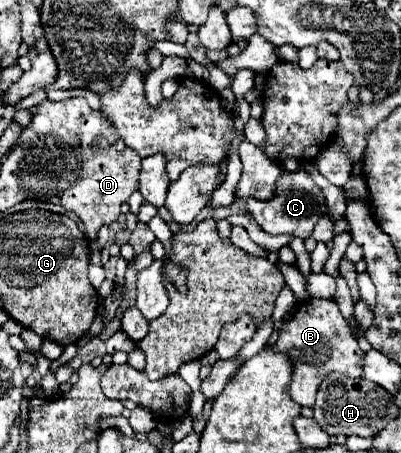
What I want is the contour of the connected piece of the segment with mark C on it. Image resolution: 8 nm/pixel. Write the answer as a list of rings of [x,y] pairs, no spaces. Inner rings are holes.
[[[300,168],[298,172],[282,170],[282,178],[278,182],[274,198],[268,202],[248,198],[246,210],[254,216],[254,220],[258,222],[258,226],[264,232],[268,232],[268,234],[292,234],[292,236],[298,236],[302,240],[312,236],[312,228],[322,214],[328,216],[324,196],[318,190],[318,186],[314,184],[314,180],[304,172],[304,168]]]

